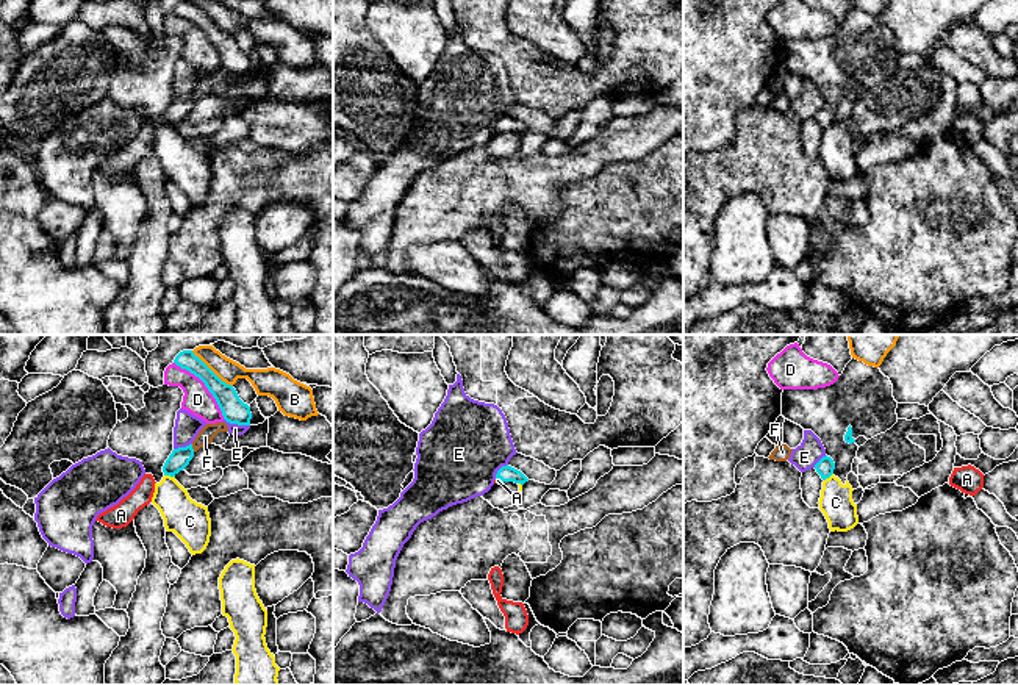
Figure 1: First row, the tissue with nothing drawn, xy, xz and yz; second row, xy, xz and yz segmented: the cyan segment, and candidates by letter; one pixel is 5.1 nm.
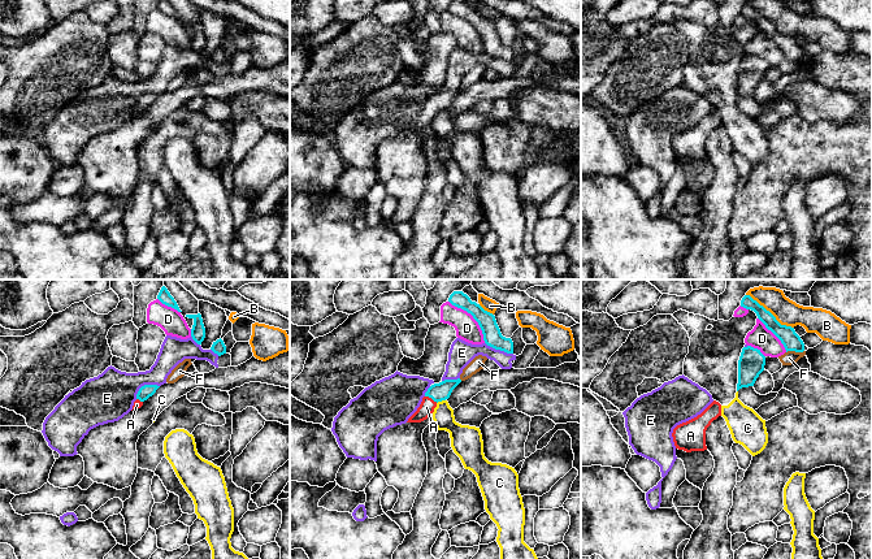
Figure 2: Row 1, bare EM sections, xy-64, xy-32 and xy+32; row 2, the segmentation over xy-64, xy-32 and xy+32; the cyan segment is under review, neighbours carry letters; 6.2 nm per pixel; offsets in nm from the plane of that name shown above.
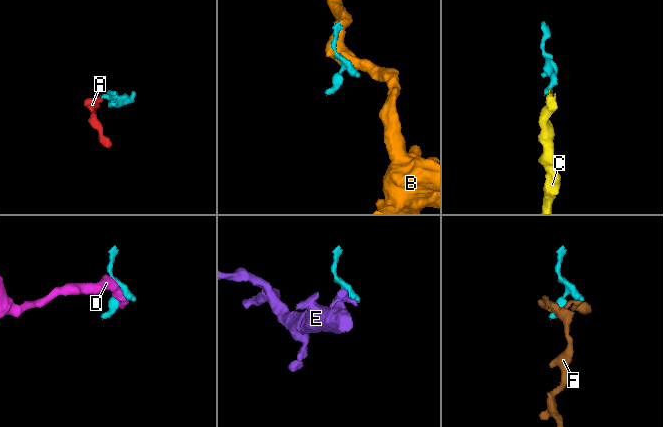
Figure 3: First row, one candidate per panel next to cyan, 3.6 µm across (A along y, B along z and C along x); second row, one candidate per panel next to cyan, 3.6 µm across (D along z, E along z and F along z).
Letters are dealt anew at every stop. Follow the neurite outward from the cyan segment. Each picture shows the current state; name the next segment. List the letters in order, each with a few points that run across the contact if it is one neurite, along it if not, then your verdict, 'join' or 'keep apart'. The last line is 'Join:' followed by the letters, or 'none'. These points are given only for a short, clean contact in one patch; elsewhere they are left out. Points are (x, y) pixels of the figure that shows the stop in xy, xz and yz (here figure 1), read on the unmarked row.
A: xz (505, 122), (499, 127), (498, 130) | join
B: xy (191, 0), (232, 36) | keep apart
C: xy (164, 124), (174, 127) | keep apart
D: keep apart
E: keep apart
F: keep apart
Join: A

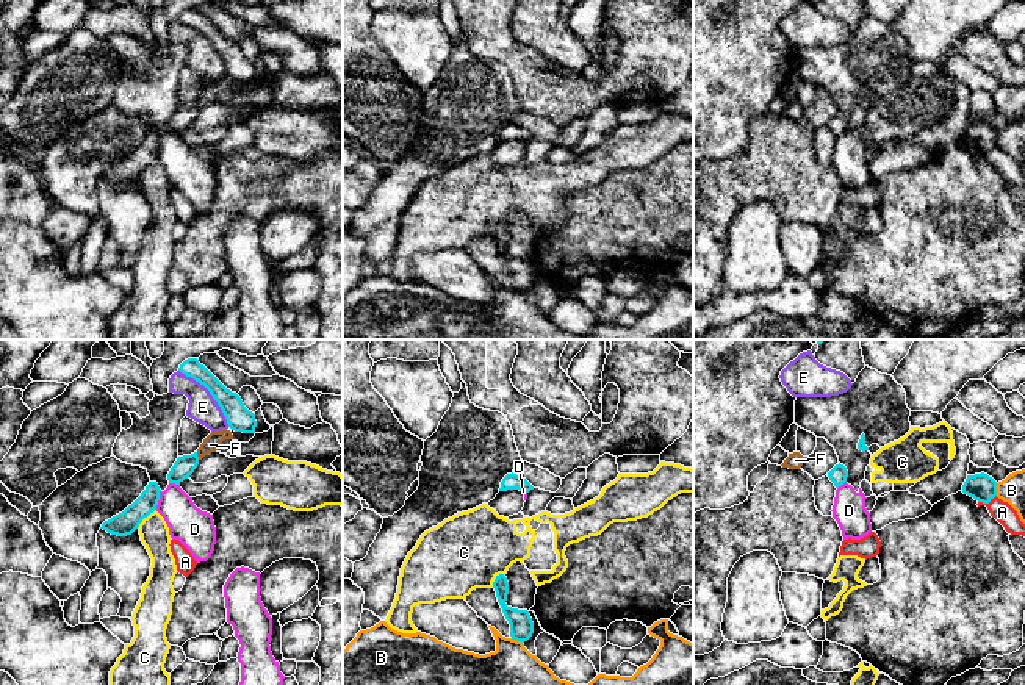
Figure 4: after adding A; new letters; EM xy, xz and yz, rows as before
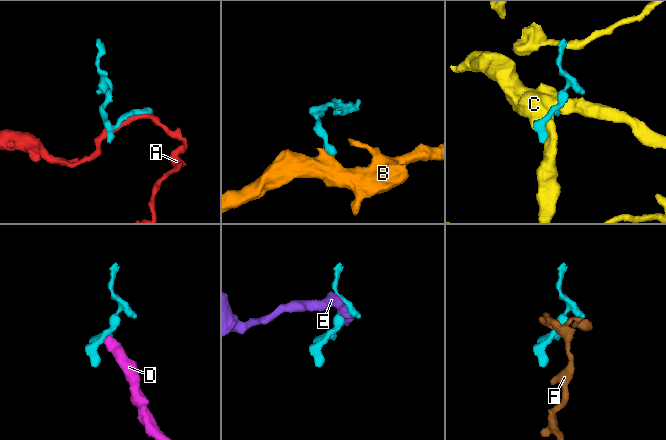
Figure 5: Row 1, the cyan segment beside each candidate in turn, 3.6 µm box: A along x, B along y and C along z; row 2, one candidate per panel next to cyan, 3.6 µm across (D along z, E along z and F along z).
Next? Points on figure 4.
A: yz (996, 144), (988, 152), (978, 152) | keep apart
B: yz (996, 133), (997, 144) | keep apart
C: keep apart
D: xy (160, 139), (155, 158) | keep apart
E: keep apart
F: keep apart
Join: none

